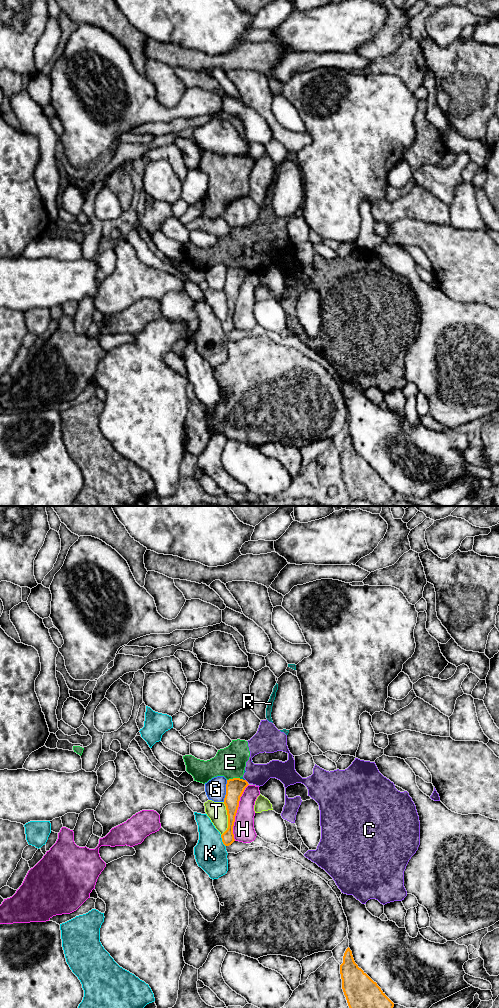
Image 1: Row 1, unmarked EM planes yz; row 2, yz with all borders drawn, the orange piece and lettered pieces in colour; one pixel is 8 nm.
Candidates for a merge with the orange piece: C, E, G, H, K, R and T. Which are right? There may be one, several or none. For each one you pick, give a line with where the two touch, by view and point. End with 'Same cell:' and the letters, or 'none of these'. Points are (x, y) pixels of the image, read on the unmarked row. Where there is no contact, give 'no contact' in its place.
Same cell: none of these

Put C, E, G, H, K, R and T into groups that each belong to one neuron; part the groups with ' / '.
C E R / G / H / K / T

